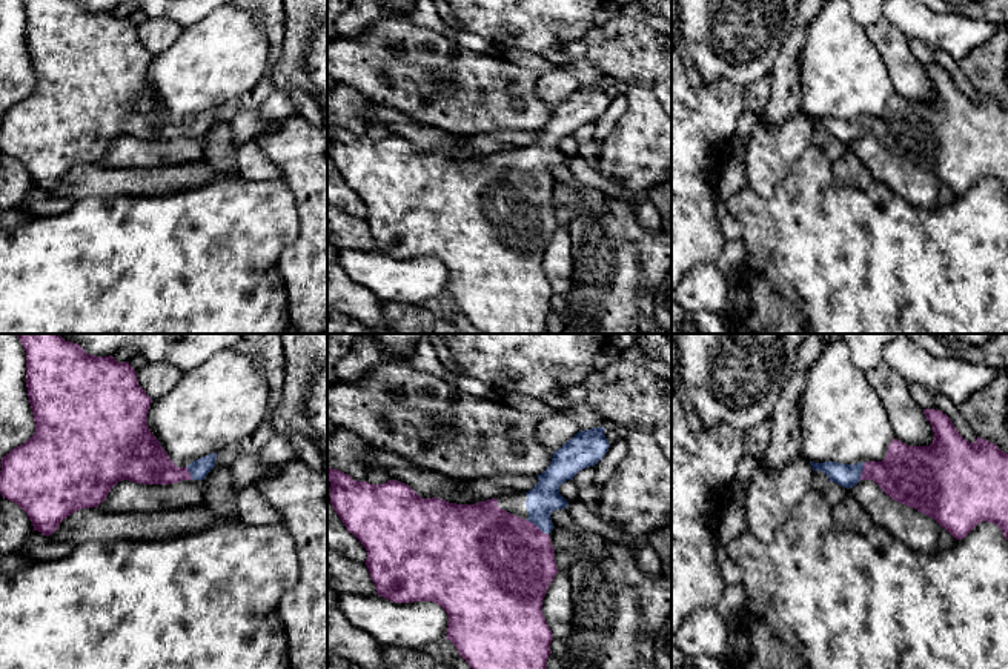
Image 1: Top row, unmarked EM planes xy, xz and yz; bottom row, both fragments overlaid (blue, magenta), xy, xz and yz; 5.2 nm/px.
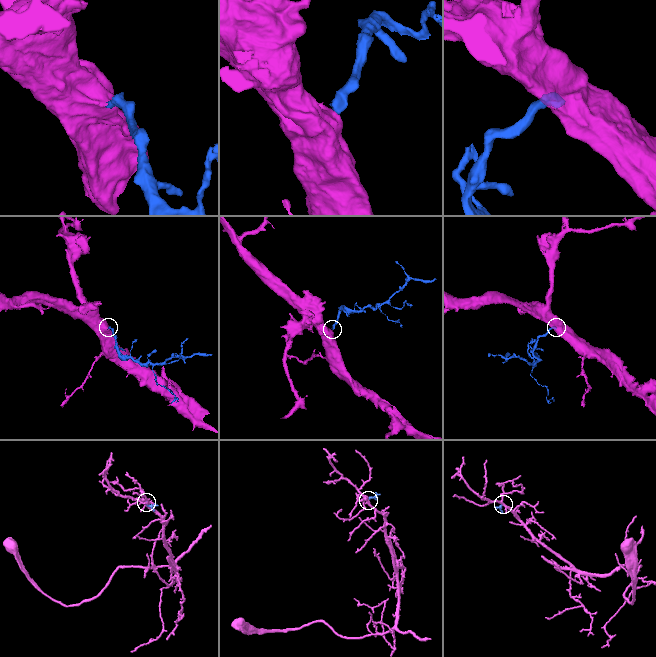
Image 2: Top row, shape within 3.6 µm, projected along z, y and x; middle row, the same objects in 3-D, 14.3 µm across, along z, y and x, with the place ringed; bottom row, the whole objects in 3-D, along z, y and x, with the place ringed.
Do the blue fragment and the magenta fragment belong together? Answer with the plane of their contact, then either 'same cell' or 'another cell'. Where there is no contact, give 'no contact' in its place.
xz | same cell

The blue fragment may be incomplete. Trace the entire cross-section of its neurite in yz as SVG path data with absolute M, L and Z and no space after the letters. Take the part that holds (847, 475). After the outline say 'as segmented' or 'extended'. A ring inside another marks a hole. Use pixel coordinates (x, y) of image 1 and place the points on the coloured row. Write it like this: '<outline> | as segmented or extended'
M923 409L923 412L934 432L930 446L908 446L894 438L882 461L856 464L810 461L813 471L822 471L830 481L847 489L860 480L873 480L893 500L934 518L956 540L965 538L982 521L997 524L1008 540L1008 454L980 437L970 443L942 411Z | extended

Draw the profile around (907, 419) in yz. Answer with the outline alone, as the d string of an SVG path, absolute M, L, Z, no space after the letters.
M885 361L867 371L867 378L880 397L884 409L897 440L908 446L930 446L933 426L908 389L908 380Z

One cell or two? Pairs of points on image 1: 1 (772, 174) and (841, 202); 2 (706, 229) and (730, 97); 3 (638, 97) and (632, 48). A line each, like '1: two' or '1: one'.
1: two
2: one
3: two

